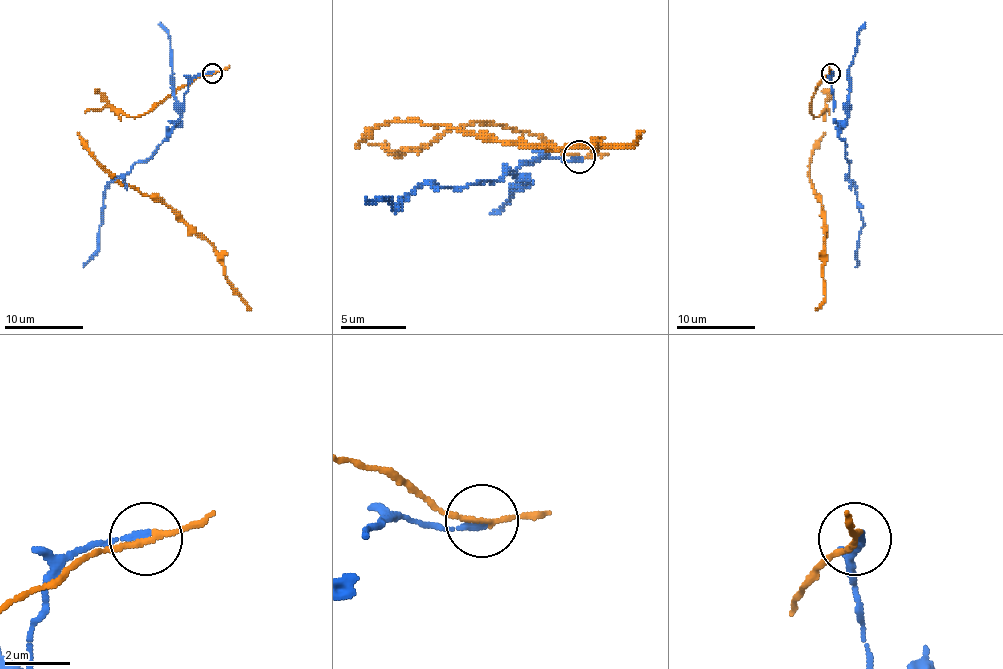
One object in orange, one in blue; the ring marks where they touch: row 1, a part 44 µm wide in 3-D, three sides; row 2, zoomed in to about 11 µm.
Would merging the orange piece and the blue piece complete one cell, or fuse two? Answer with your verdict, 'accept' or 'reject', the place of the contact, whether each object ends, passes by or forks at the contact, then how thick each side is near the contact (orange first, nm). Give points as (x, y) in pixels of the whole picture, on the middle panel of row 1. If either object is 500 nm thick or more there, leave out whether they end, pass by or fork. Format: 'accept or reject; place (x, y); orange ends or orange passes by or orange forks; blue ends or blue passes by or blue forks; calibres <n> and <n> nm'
reject; place (579, 157); orange passes by; blue ends; calibres 160 and 200 nm

